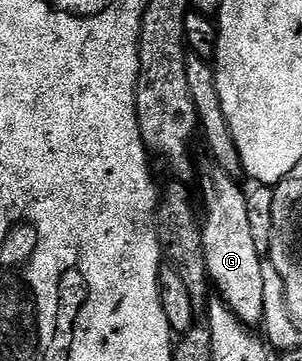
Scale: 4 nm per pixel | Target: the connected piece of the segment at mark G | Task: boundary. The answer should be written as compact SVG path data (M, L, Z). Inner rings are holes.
M208 165L199 175L199 187L203 190L201 203L201 230L207 278L217 290L218 298L233 309L233 313L244 324L258 326L264 314L264 280L261 267L265 262L261 254L261 243L255 240L251 228L251 207L238 187L236 180L216 165Z

